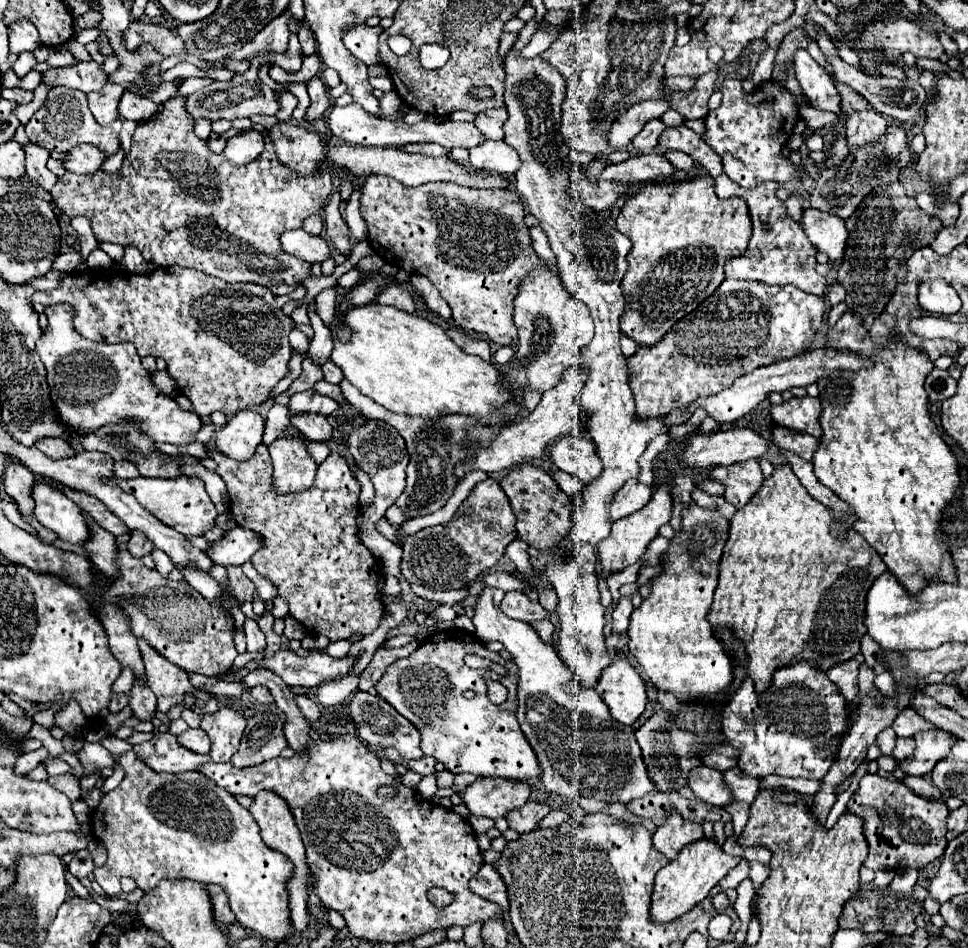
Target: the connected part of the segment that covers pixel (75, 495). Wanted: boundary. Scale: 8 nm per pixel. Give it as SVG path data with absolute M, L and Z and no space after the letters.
M62 488L62 492L74 500L98 526L102 526L106 532L110 532L112 536L122 536L122 534L130 534L132 530L128 530L126 524L122 524L120 518L116 518L100 500L96 500L96 496L90 496L86 492L78 492L72 488Z

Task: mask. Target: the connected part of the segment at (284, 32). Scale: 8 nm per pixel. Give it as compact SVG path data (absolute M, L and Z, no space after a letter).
M286 8L282 12L282 16L276 16L274 20L270 20L270 24L266 24L264 30L254 36L252 42L248 42L246 46L242 46L242 50L236 50L228 58L232 58L232 60L244 60L246 56L254 56L260 50L284 52L288 48L288 36L290 36L288 24L290 24L290 20L292 20L292 12L290 12L290 8Z

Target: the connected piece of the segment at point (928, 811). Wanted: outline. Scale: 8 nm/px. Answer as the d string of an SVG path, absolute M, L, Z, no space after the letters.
M864 774L848 808L858 816L864 816L864 830L870 846L870 854L864 860L866 868L872 868L874 872L896 868L922 870L928 864L942 860L948 846L946 820L950 814L944 802L918 796L902 782L888 782L878 774Z

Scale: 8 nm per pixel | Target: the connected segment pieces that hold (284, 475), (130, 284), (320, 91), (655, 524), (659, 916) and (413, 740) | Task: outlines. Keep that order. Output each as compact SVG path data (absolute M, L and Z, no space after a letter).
M280 436L270 446L272 488L278 494L304 492L312 488L318 464L308 456L304 442L294 436Z
M168 266L154 270L150 276L130 274L124 270L86 270L82 276L64 272L60 288L54 288L52 292L36 292L32 300L44 306L68 302L76 310L76 332L88 340L104 344L132 342L140 356L150 354L154 358L164 358L170 376L176 380L182 394L190 398L192 410L200 418L216 410L226 416L234 416L238 410L268 400L268 390L286 376L288 360L292 356L292 346L288 342L292 320L276 306L270 288L240 282L228 284L194 268Z
M310 82L308 84L308 94L310 94L310 106L304 114L304 122L310 126L312 122L316 122L318 118L322 118L322 114L326 112L326 108L330 106L330 100L328 100L328 94L324 92L326 86L314 86L314 84L320 84L320 82Z
M662 484L654 490L652 494L652 500L638 512L622 518L622 520L616 520L612 524L612 532L608 538L604 538L600 544L598 544L598 558L600 558L600 564L602 564L602 574L608 576L612 572L620 572L624 570L626 566L634 564L640 560L640 556L646 552L648 544L660 534L660 526L668 524L670 522L670 516L672 516L672 484Z
M700 838L692 844L688 844L686 848L680 850L676 860L668 862L656 874L652 908L650 908L652 918L656 922L668 922L668 920L682 916L694 904L704 900L708 896L708 892L718 884L718 880L724 878L728 874L728 870L732 870L740 860L742 860L740 856L728 856L716 838Z
M356 690L350 698L350 702L344 706L346 714L356 726L356 736L372 750L382 750L382 748L396 748L402 756L402 760L412 760L412 758L422 758L420 750L420 734L418 730L404 718L400 716L382 696L370 694Z

